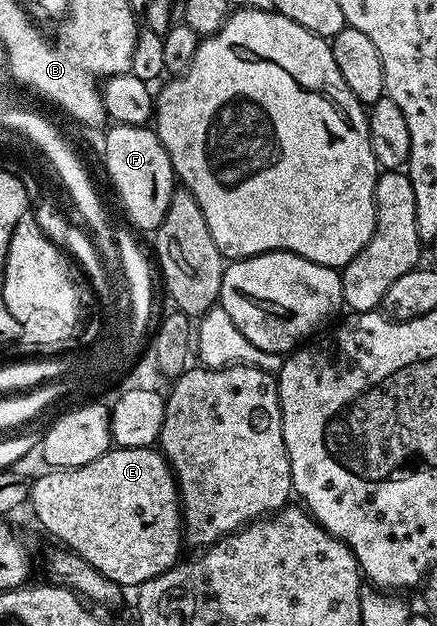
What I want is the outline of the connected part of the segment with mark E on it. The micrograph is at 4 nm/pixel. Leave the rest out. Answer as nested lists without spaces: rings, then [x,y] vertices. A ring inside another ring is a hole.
[[[113,446],[102,457],[90,461],[90,465],[48,469],[43,473],[45,475],[38,476],[36,480],[33,478],[30,483],[30,507],[32,503],[32,511],[36,514],[37,521],[40,522],[58,542],[60,542],[57,544],[63,545],[67,550],[73,551],[75,555],[80,555],[86,561],[90,561],[90,565],[94,565],[94,569],[98,569],[98,573],[110,577],[110,581],[114,581],[120,587],[125,589],[136,589],[139,588],[140,584],[150,581],[154,577],[158,577],[162,573],[166,573],[170,568],[176,566],[178,560],[181,558],[180,543],[182,547],[182,508],[180,506],[180,488],[176,485],[176,477],[172,473],[172,466],[168,464],[168,460],[164,458],[163,454],[161,454],[155,446]]]

